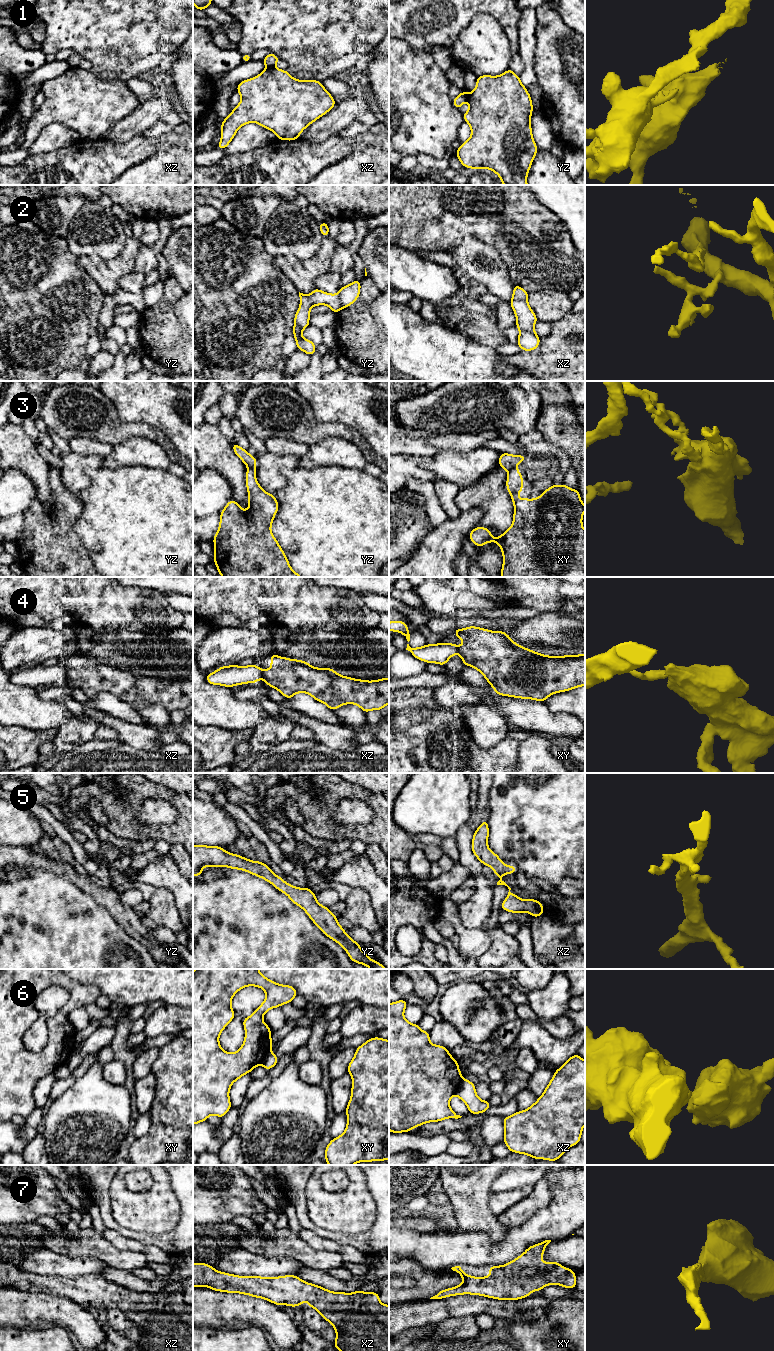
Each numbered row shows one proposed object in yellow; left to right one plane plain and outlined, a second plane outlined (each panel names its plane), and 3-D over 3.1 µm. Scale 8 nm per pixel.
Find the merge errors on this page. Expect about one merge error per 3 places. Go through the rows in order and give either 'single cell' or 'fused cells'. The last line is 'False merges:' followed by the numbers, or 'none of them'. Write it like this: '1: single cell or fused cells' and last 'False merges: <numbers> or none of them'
1: fused cells
2: fused cells
3: fused cells
4: fused cells
5: single cell
6: fused cells
7: single cell
False merges: 1, 2, 3, 4, 6

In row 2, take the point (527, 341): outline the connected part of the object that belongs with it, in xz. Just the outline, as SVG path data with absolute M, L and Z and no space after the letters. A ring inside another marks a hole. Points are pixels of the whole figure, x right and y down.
M520 330L517 345L523 351L533 351L540 344L540 337L529 331Z

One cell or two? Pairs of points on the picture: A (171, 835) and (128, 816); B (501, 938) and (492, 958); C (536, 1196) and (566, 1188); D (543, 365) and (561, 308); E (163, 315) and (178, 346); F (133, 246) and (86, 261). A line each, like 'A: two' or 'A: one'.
A: one
B: one
C: two
D: two
E: one
F: one

